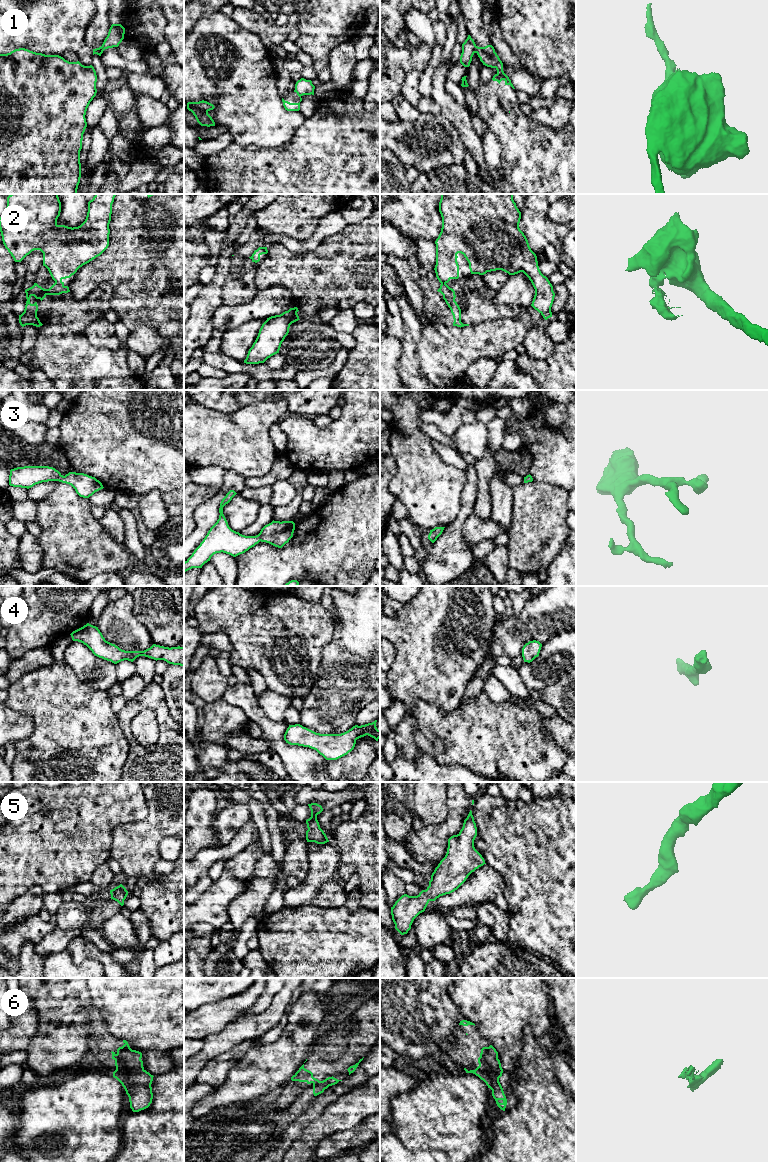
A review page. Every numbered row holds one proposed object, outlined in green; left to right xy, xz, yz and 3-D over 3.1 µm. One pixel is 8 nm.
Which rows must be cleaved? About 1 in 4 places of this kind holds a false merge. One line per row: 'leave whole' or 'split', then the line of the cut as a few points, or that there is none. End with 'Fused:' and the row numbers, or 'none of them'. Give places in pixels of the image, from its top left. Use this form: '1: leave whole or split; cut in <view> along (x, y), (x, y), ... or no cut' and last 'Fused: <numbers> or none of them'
1: split; cut in yz along (476, 46), (474, 52)
2: split; cut in xy along (55, 281), (63, 285)
3: leave whole; no cut
4: leave whole; no cut
5: leave whole; no cut
6: split; cut in yz along (488, 1047), (484, 1054), (484, 1059), (479, 1065)
Fused: 1, 2, 6

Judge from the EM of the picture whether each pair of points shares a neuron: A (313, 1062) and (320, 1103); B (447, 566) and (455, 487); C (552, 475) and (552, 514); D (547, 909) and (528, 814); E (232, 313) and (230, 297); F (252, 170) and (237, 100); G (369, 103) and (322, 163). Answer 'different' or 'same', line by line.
A: different
B: different
C: different
D: same
E: different
F: different
G: different

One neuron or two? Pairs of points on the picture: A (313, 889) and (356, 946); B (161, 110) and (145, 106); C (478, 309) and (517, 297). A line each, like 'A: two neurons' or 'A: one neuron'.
A: two neurons
B: one neuron
C: two neurons

